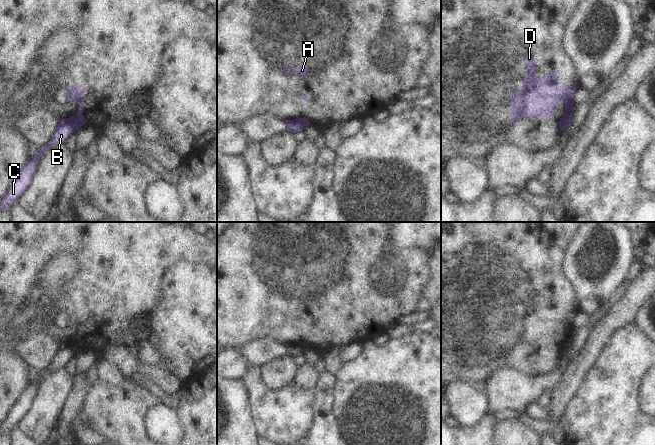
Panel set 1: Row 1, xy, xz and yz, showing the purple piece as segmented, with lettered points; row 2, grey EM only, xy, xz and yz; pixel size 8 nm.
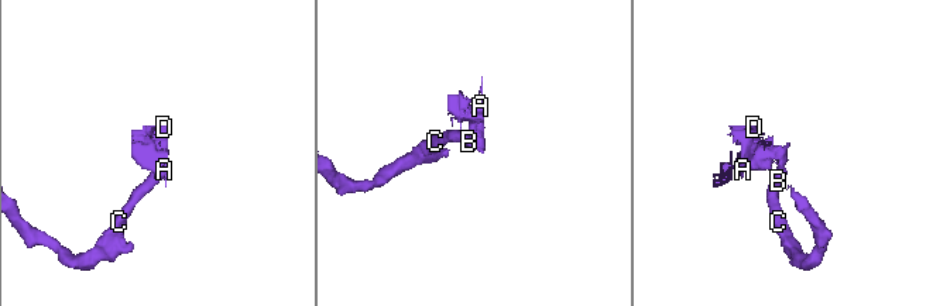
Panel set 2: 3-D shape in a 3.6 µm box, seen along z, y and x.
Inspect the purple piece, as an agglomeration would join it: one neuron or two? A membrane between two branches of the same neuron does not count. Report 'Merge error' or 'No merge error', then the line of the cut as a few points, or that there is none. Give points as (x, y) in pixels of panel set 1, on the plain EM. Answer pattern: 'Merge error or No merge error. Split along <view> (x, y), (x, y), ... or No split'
Merge error. Split along yz (572, 336), (569, 336), (564, 342), (563, 351)

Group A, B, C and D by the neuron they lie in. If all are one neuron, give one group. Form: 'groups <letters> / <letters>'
groups A D / B C

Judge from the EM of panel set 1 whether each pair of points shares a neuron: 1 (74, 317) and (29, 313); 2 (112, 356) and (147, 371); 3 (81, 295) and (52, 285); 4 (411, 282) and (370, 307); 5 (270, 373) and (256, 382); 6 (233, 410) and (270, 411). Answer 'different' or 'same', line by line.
1: different
2: same
3: different
4: same
5: different
6: different

